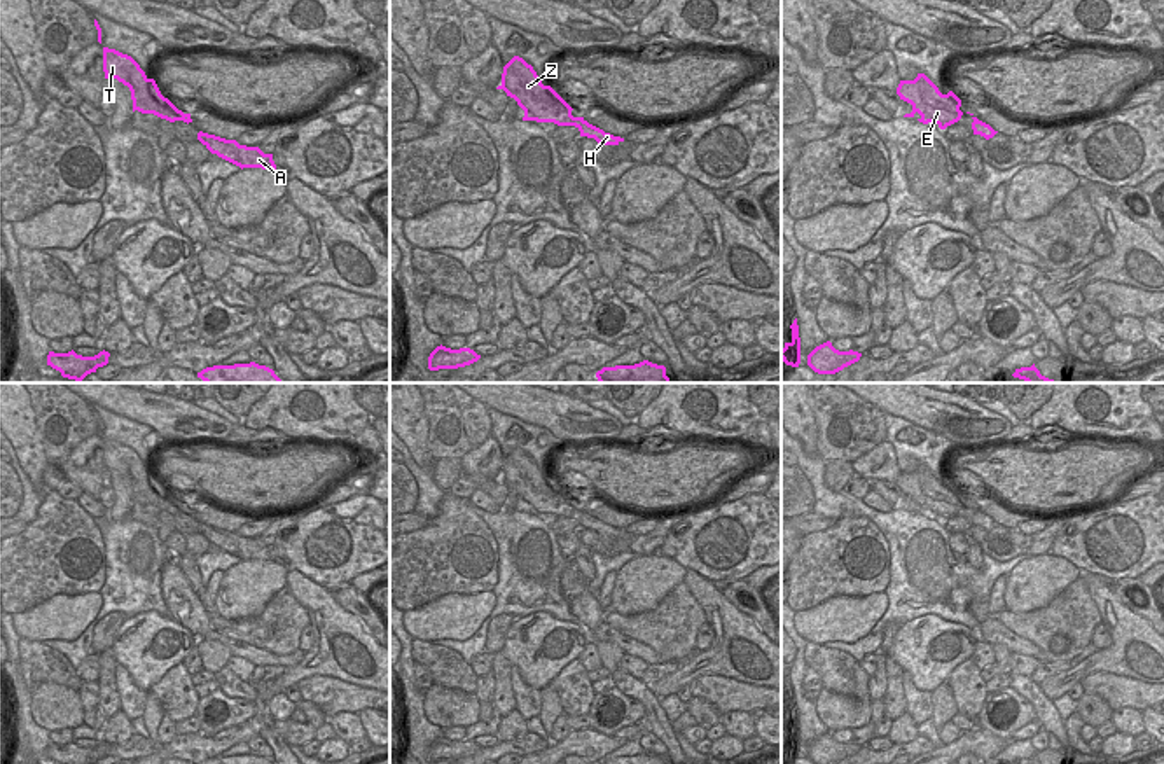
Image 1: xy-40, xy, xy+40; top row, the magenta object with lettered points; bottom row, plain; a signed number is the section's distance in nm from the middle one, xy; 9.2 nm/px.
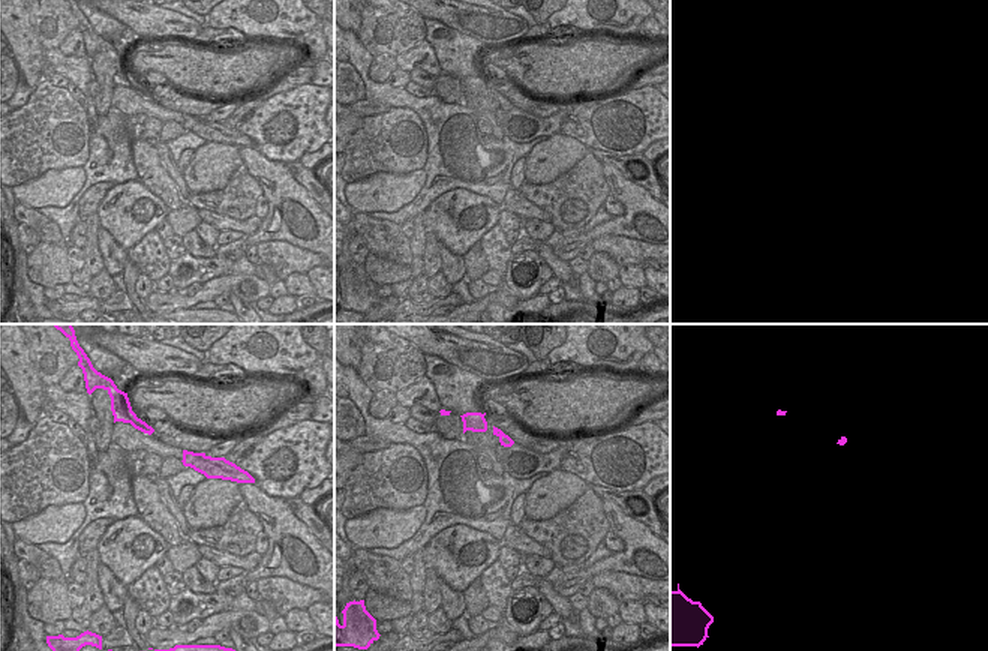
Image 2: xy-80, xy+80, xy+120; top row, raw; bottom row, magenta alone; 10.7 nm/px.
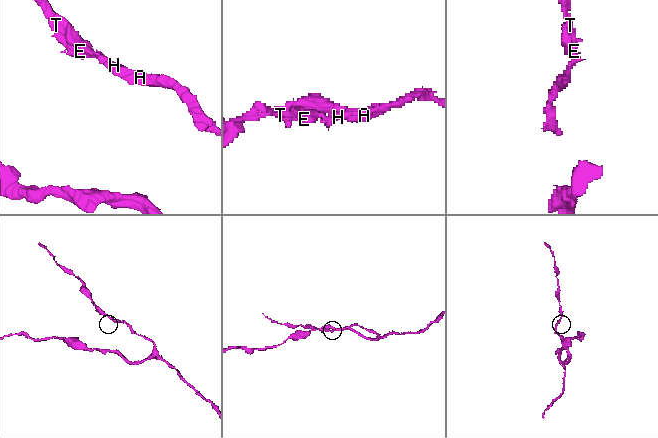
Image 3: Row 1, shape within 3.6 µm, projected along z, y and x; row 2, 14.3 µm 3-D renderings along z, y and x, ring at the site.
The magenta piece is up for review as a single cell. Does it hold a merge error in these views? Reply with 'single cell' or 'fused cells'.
single cell

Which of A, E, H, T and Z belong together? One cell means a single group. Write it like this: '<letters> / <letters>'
A E H T Z

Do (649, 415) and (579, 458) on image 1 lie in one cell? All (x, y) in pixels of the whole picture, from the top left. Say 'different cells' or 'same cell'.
different cells

